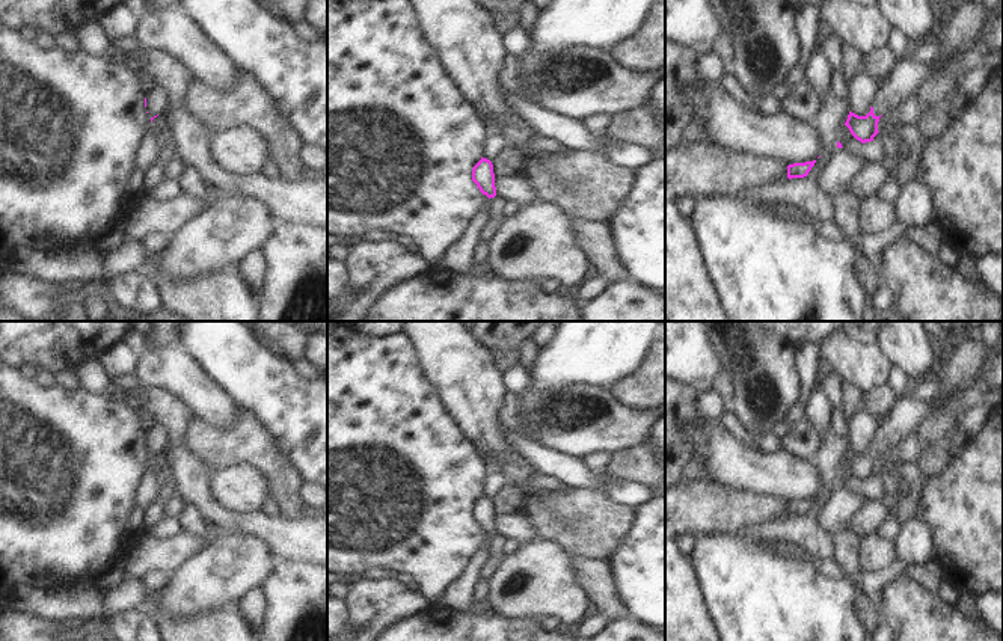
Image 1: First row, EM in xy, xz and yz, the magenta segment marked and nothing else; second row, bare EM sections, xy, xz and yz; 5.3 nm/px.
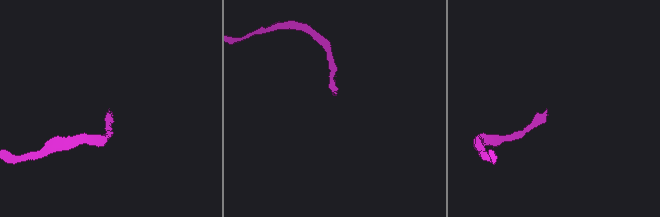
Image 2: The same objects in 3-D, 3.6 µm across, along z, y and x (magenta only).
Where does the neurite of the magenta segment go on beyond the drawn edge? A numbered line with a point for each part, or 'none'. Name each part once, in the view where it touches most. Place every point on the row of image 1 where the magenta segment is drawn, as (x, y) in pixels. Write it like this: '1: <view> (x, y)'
1: yz (907, 77)

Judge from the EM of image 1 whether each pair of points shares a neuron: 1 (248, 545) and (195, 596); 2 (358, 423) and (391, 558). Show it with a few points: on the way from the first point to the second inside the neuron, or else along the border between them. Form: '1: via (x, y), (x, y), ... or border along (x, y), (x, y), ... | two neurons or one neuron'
1: via (234, 558), (208, 582) | one neuron
2: via (376, 456), (376, 474), (394, 501), (394, 525) | one neuron

